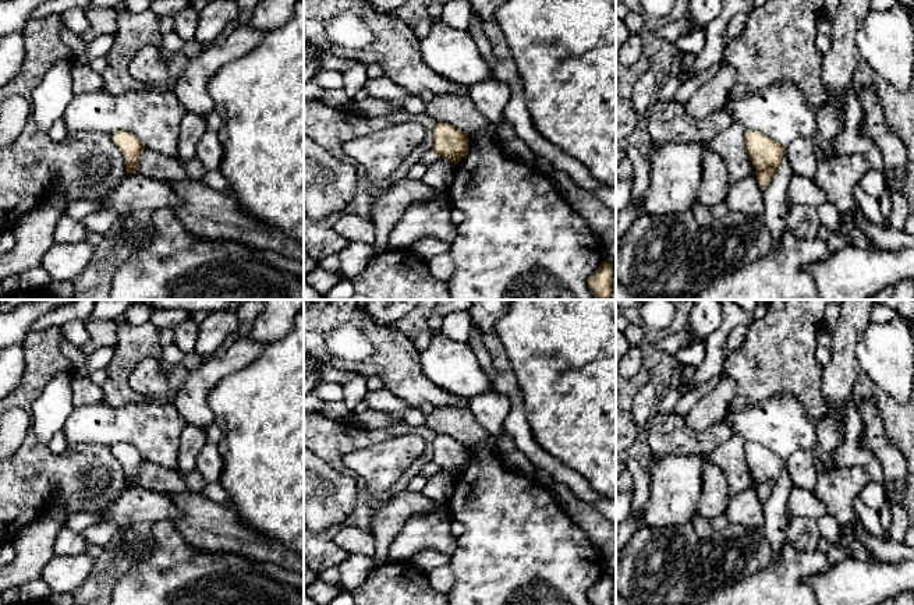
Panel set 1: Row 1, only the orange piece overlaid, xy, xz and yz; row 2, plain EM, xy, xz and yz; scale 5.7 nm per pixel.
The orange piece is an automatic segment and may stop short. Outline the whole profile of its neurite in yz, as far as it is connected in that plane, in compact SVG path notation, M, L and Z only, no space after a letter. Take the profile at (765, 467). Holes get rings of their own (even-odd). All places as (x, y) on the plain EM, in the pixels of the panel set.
M745 442L744 454L750 473L757 481L757 493L764 502L772 495L786 460L768 447L751 442Z

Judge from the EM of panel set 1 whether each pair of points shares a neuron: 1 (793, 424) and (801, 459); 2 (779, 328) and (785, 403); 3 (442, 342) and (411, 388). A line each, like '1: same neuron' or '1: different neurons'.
1: different neurons
2: different neurons
3: different neurons

